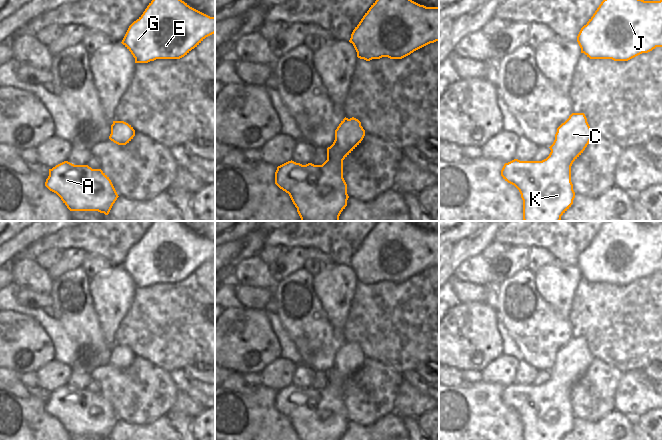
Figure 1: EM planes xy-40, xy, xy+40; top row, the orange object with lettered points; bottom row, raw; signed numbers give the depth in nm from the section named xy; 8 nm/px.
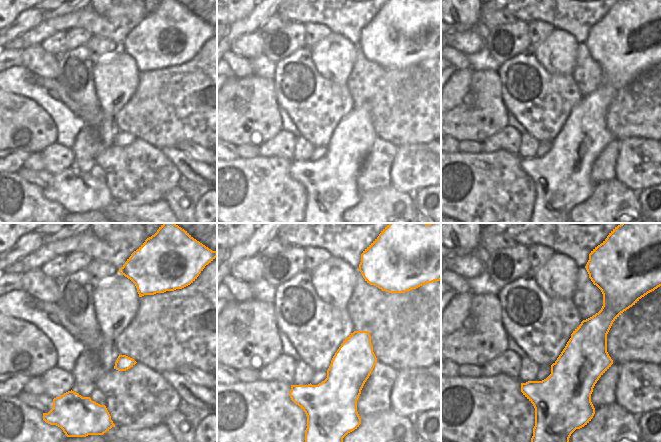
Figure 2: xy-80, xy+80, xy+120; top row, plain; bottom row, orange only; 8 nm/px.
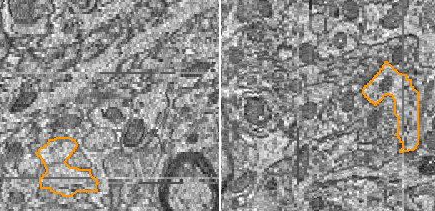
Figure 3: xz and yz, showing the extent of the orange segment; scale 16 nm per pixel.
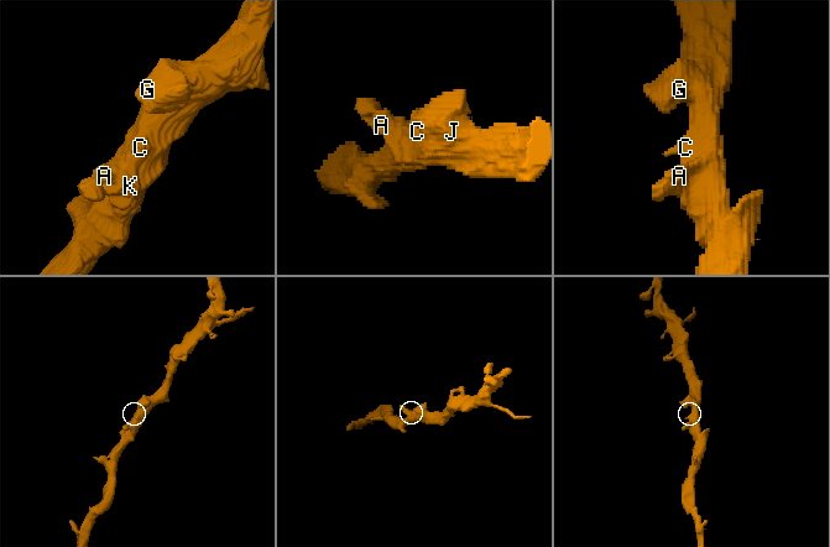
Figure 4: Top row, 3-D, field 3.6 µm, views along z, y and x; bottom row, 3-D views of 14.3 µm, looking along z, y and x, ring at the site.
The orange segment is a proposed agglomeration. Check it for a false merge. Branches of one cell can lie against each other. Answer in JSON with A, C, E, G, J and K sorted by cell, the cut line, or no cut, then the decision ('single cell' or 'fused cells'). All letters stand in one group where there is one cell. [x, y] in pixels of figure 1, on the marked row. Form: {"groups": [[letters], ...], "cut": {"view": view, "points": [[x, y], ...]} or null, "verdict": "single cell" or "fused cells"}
{"groups": [["A", "C", "E", "G", "J", "K"]], "cut": null, "verdict": "single cell"}

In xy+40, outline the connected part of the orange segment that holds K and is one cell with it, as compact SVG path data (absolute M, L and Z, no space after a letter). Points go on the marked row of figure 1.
M572 113L562 123L555 134L555 140L549 147L549 156L542 161L520 161L514 159L505 163L501 176L514 185L523 200L524 221L560 221L561 216L571 207L575 198L571 182L571 166L583 153L595 134L591 130L584 113Z

